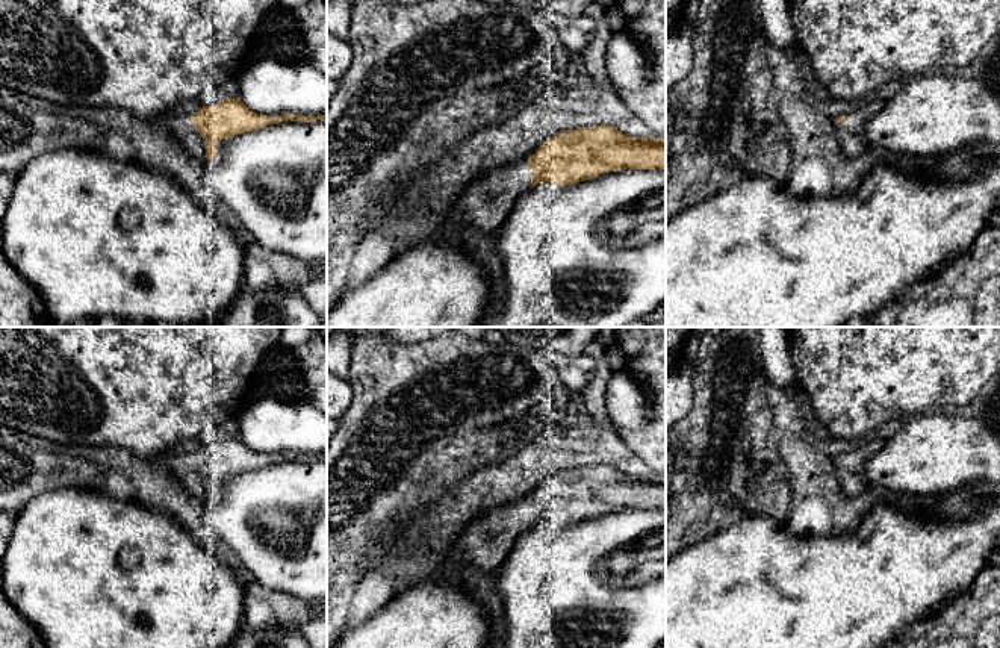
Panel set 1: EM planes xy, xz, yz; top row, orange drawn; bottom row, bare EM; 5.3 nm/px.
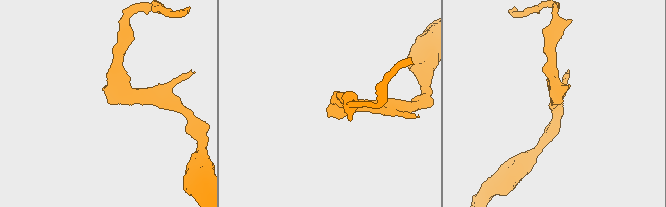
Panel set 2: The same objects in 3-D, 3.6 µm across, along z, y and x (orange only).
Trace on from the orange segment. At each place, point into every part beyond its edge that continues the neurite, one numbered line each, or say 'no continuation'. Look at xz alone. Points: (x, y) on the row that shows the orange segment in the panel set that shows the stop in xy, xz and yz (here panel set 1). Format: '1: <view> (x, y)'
1: xz (484, 205)

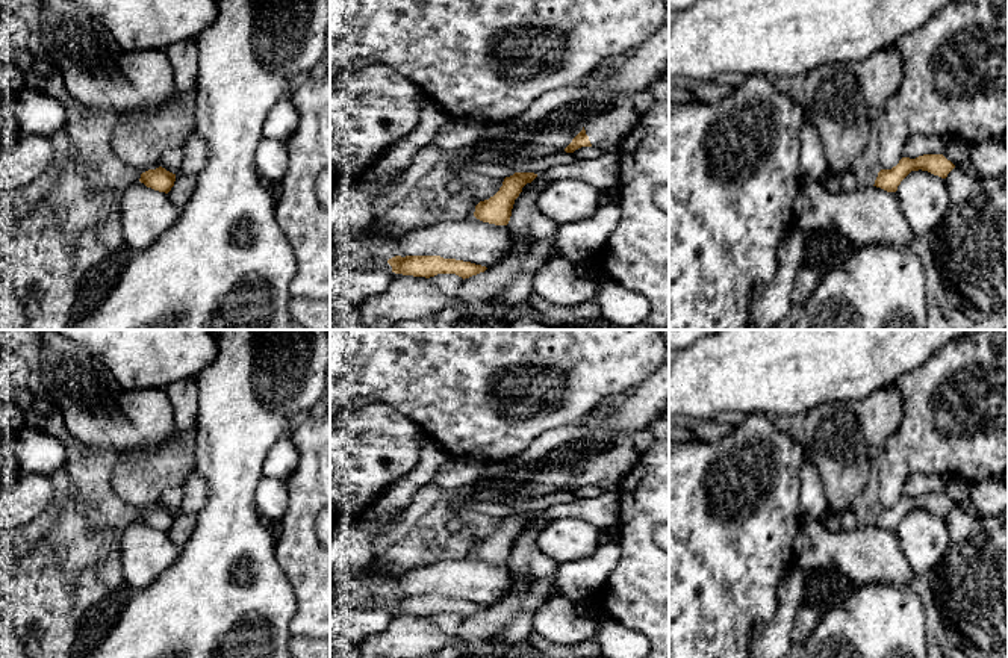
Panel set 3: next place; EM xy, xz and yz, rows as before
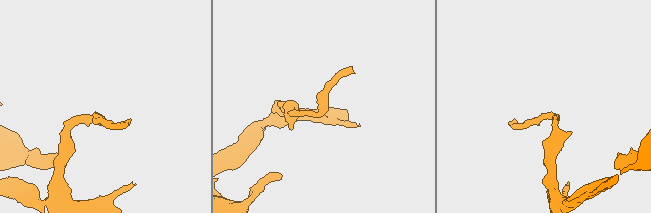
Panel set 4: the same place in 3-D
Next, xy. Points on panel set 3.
no continuation

